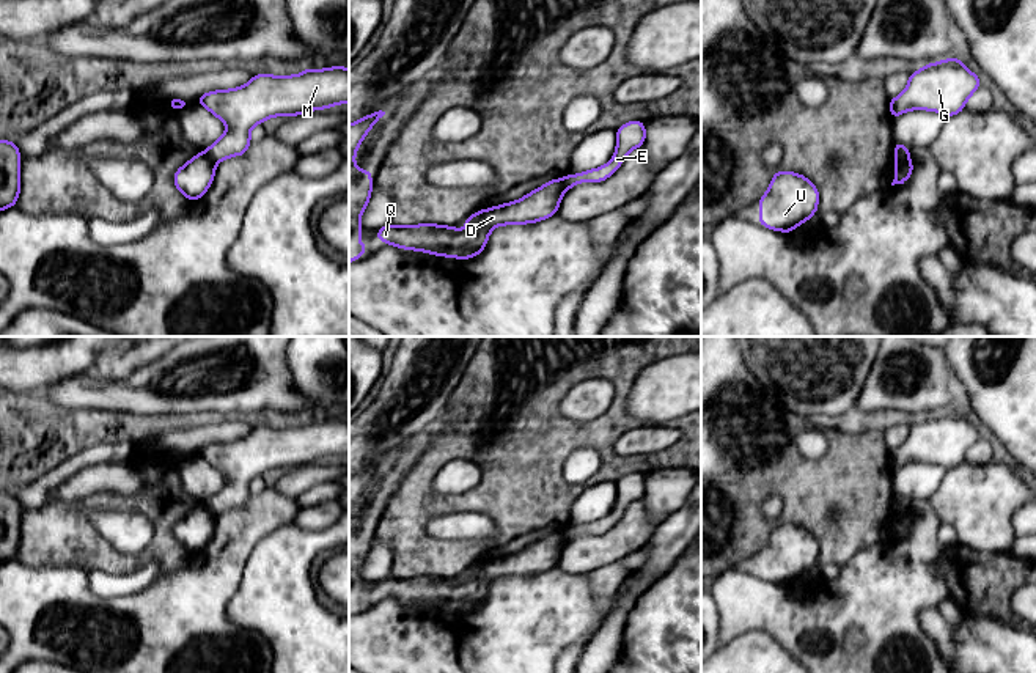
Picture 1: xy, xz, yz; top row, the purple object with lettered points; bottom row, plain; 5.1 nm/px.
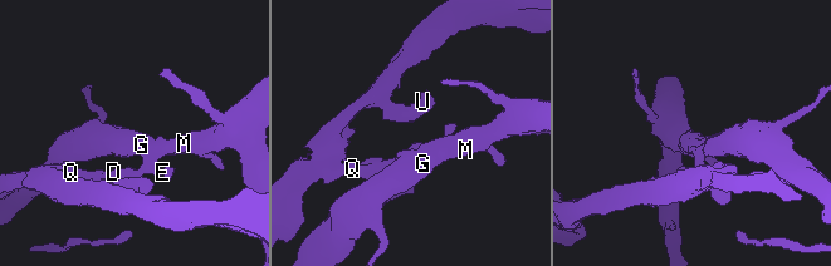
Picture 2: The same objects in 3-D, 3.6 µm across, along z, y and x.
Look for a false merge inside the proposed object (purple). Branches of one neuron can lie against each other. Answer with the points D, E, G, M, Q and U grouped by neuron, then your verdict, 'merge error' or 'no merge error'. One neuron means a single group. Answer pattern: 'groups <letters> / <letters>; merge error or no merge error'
groups D Q U / E G M; merge error

